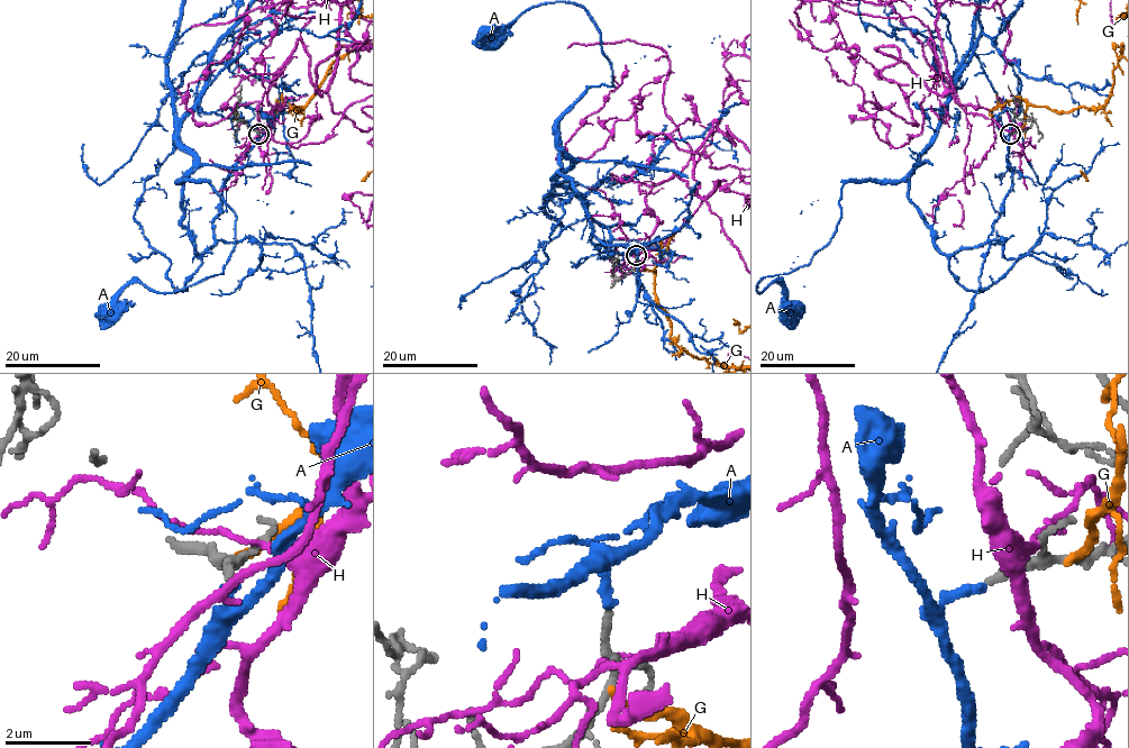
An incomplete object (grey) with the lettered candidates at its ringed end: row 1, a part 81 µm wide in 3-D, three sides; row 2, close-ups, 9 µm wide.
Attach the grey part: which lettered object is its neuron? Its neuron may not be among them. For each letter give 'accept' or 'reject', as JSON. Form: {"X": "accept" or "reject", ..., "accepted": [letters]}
{"A": "accept", "G": "reject", "H": "reject", "accepted": ["A"]}

